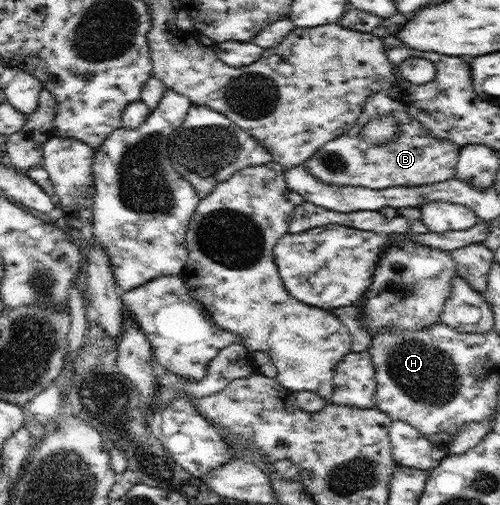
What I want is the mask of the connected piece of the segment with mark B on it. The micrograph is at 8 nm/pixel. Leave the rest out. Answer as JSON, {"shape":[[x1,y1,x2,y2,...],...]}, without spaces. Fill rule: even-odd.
{"shape":[[378,92,368,98,350,132,315,150,303,165,318,180,337,187,357,186,374,190,393,186,413,187,444,182,454,177,460,149,460,145,432,137,432,133,420,125,420,120,409,115,401,99,392,99,387,93],[376,117,398,119,398,137,394,141,376,146,368,144,362,137,366,124]]}

